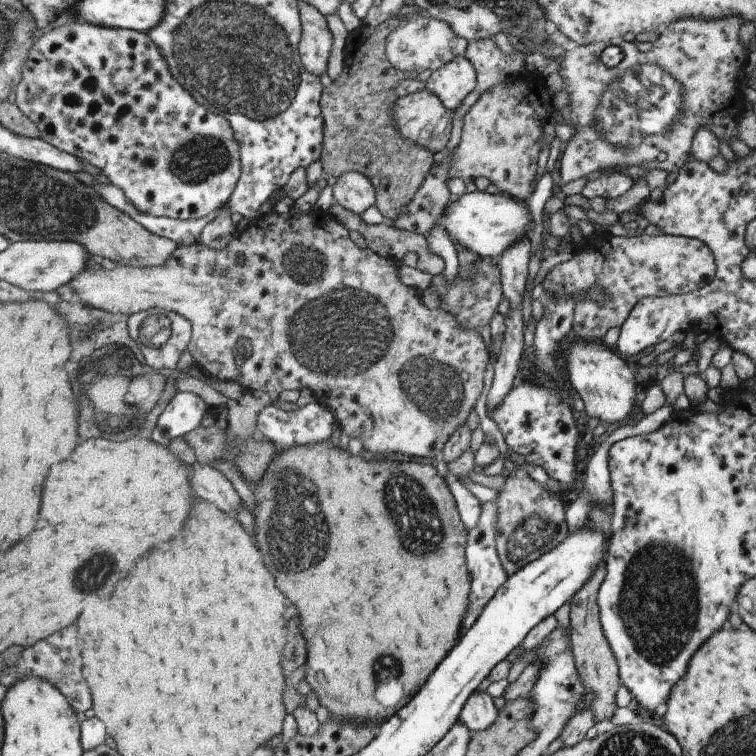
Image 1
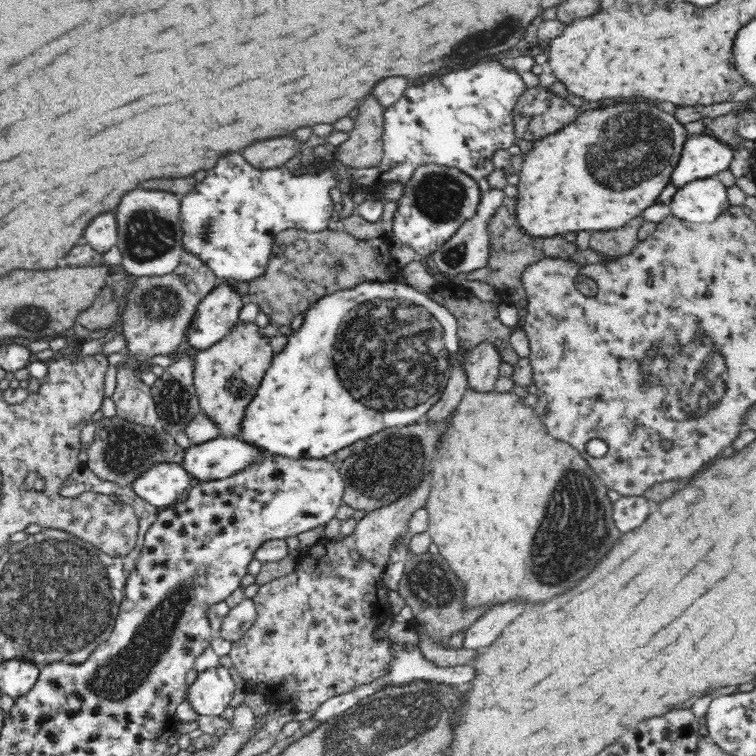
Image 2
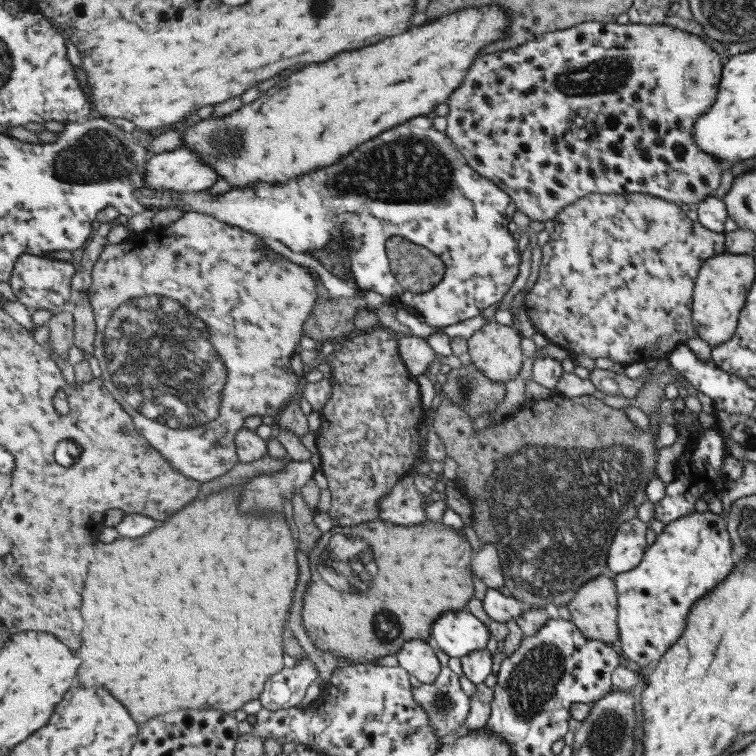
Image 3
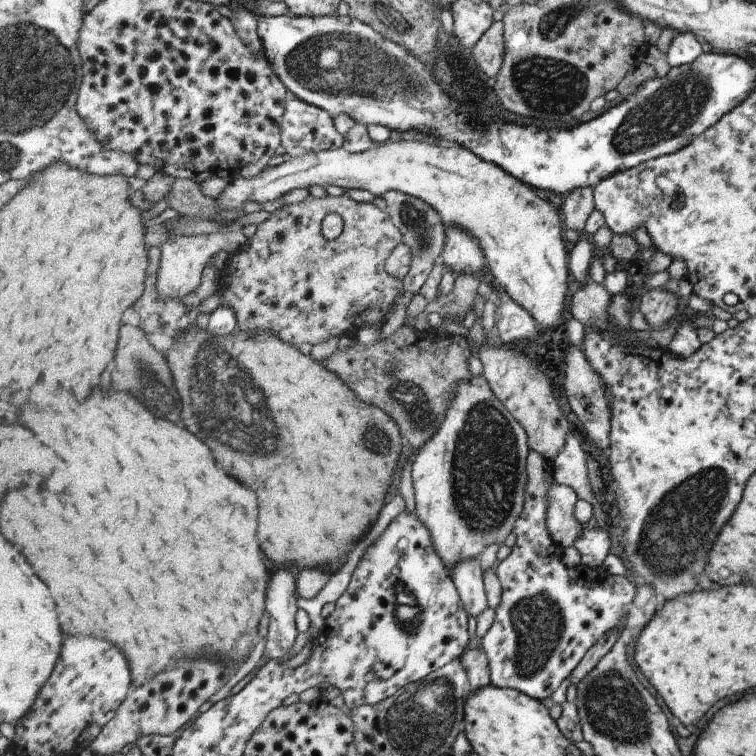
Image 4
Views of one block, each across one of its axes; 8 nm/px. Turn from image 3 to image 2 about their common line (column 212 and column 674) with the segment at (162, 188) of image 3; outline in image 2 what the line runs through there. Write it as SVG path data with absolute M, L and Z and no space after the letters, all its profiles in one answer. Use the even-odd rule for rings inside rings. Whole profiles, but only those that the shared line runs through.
M704 132L702 136L688 136L684 150L670 174L668 186L680 190L682 186L698 178L716 176L722 170L730 170L732 160L734 152L720 144L720 140L712 138L708 132Z

